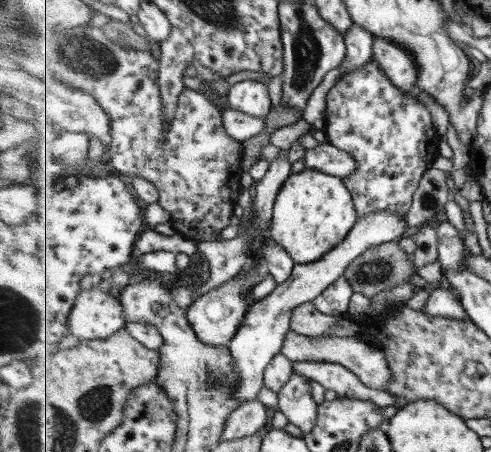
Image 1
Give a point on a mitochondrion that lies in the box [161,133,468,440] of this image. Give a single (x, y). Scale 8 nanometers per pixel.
(216, 383)

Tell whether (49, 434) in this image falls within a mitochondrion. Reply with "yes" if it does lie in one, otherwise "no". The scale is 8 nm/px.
yes

